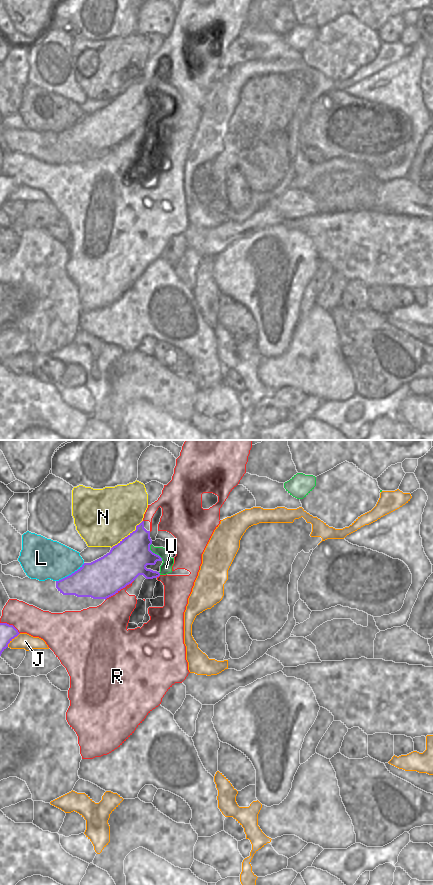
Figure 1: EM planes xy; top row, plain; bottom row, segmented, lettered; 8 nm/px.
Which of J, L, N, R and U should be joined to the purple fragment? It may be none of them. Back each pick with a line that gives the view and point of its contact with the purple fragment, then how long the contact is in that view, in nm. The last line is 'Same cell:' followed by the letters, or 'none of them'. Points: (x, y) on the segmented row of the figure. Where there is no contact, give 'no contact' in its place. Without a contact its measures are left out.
U: contact xy (154, 553); length 170 nm
Same cell: U

